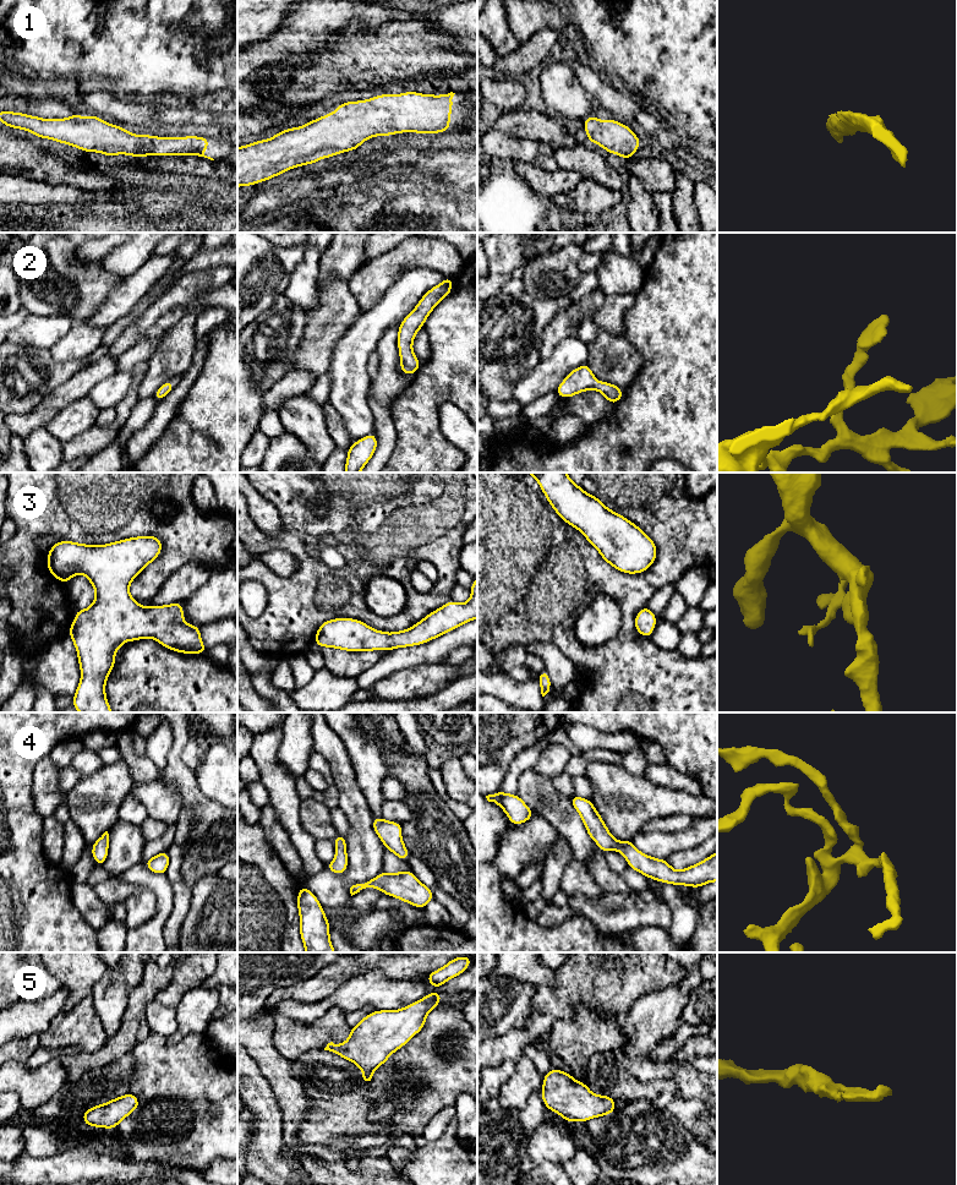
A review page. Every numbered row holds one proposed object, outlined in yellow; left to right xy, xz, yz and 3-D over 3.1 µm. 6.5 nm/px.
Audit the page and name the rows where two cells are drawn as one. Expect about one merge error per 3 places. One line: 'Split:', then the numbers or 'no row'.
Split: no row

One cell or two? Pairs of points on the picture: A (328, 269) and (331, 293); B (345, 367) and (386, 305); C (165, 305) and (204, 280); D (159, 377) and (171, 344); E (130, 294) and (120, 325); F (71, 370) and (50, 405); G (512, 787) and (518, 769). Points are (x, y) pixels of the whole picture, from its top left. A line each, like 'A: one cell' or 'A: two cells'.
A: two cells
B: one cell
C: one cell
D: one cell
E: two cells
F: two cells
G: one cell

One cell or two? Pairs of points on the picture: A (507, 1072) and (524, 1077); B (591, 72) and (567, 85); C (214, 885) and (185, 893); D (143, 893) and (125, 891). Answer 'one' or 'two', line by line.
A: two
B: two
C: two
D: two

